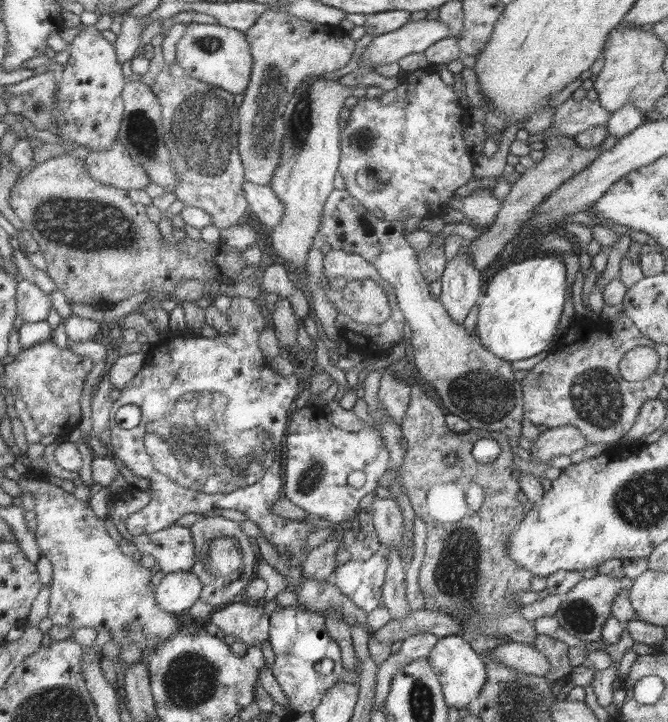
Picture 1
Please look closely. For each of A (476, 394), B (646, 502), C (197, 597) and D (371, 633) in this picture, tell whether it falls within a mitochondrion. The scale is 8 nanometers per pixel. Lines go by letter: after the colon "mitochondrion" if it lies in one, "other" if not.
A: mitochondrion
B: mitochondrion
C: other
D: other

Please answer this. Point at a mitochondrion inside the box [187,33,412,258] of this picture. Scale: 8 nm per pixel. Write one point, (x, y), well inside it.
(272, 79)

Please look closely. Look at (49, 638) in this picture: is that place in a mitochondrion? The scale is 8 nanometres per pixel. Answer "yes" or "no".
no

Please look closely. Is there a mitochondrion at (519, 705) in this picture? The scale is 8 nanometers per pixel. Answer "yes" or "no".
yes

